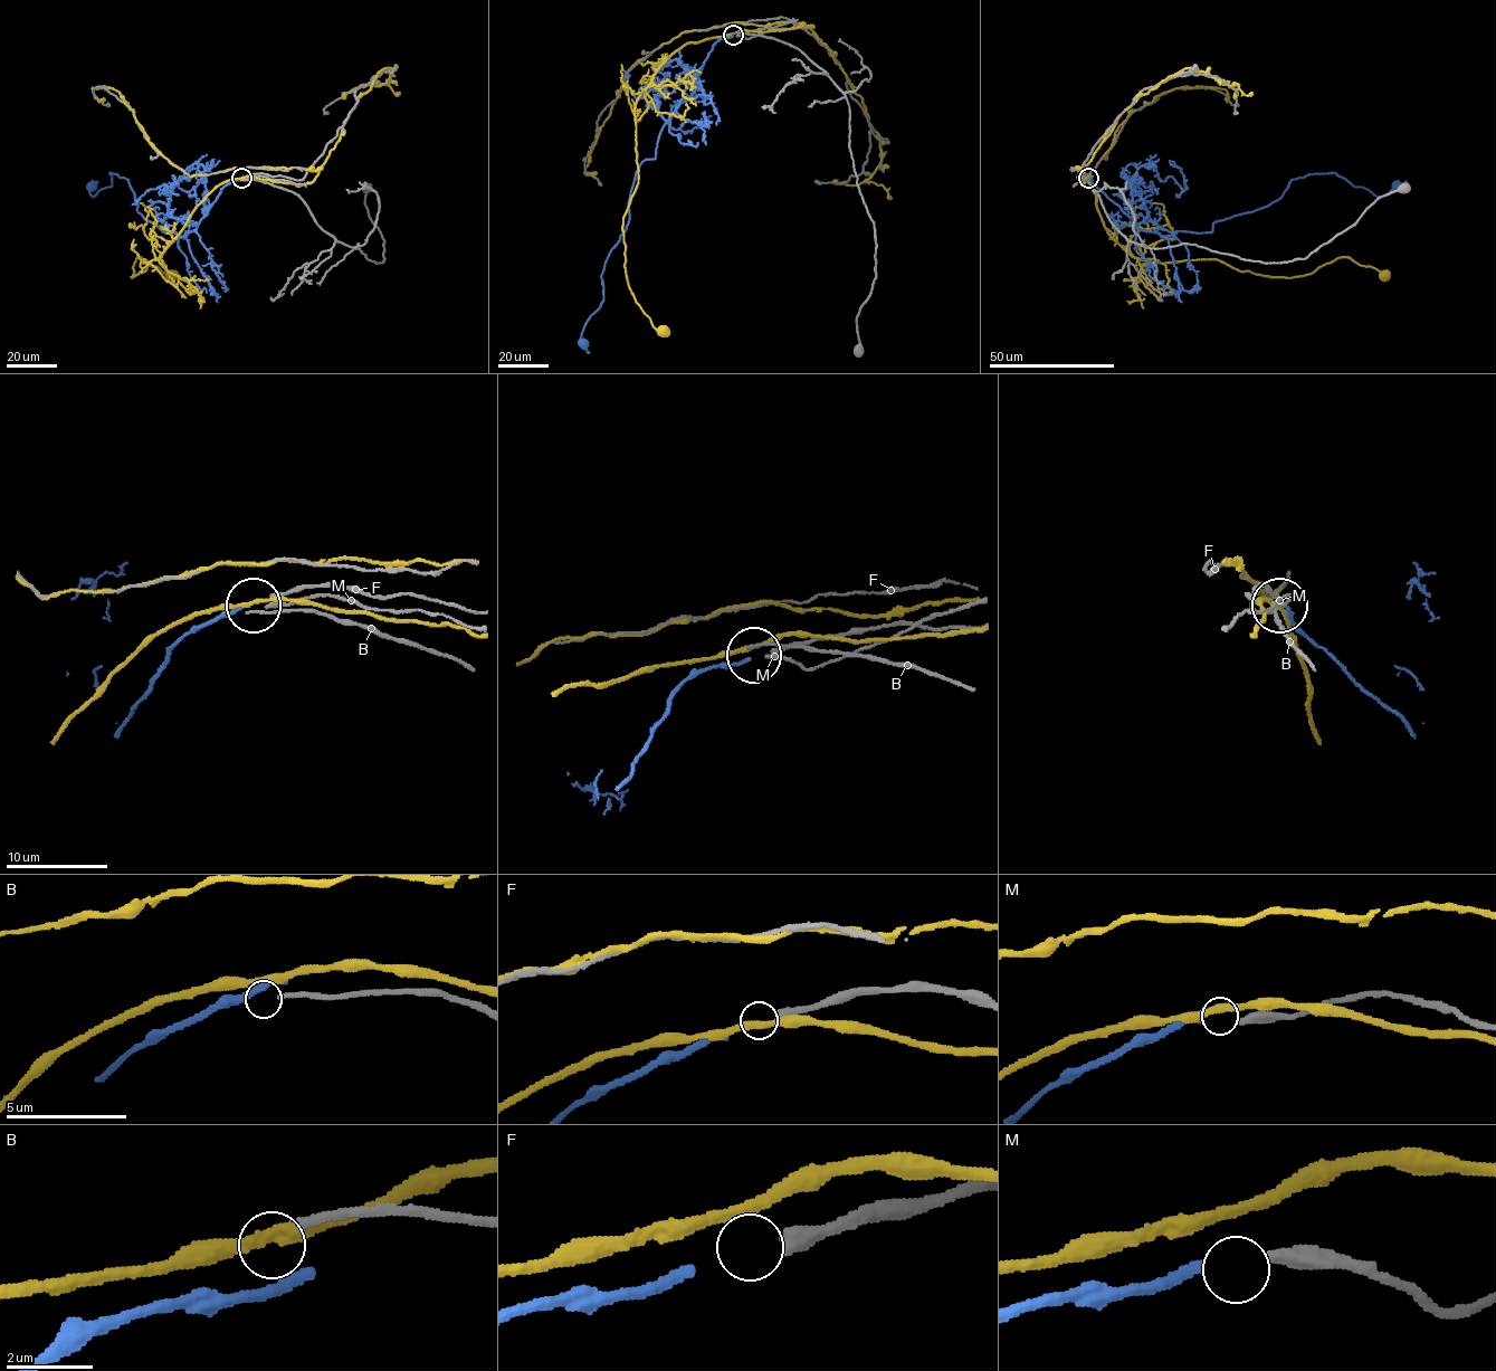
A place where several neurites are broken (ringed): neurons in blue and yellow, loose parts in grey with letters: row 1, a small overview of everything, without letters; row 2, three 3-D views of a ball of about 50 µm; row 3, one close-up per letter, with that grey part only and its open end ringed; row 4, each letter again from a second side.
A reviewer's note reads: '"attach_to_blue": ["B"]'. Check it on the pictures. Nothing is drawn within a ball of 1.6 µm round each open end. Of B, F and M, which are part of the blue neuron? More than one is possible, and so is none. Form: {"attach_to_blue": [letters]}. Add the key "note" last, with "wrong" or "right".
{"attach_to_blue": ["M"], "note": "wrong"}

